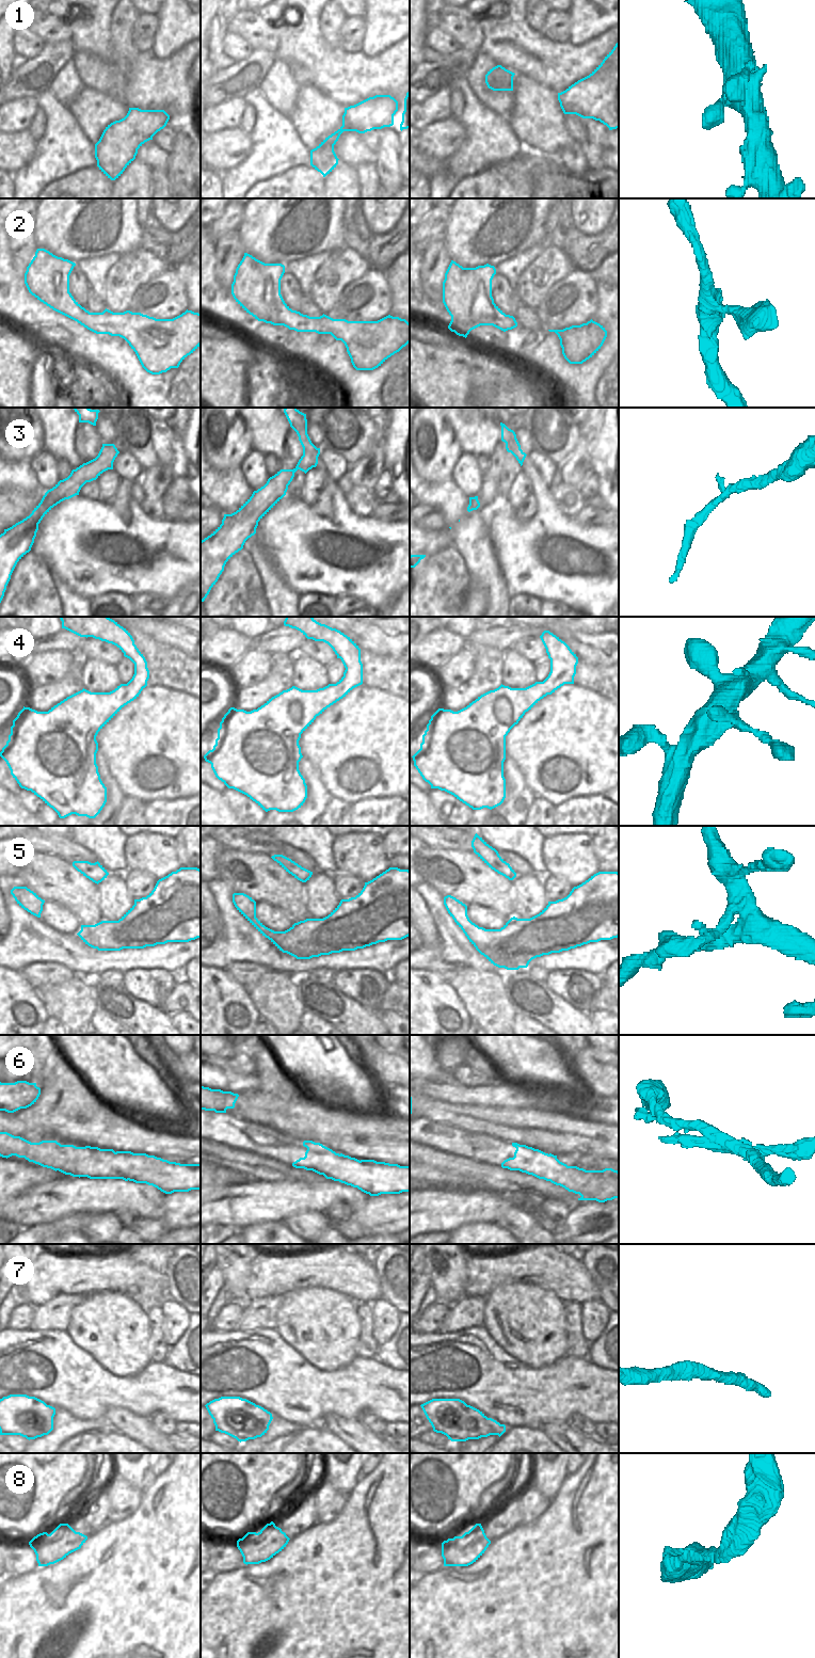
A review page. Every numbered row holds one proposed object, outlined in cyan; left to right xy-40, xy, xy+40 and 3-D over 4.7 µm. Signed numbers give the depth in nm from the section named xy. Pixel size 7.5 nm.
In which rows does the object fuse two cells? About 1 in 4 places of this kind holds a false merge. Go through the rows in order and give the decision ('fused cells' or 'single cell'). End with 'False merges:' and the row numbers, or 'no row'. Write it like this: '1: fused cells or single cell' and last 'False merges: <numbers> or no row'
1: single cell
2: single cell
3: single cell
4: single cell
5: single cell
6: fused cells
7: single cell
8: single cell
False merges: 6

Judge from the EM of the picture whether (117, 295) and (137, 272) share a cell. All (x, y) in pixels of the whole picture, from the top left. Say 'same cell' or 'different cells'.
same cell

